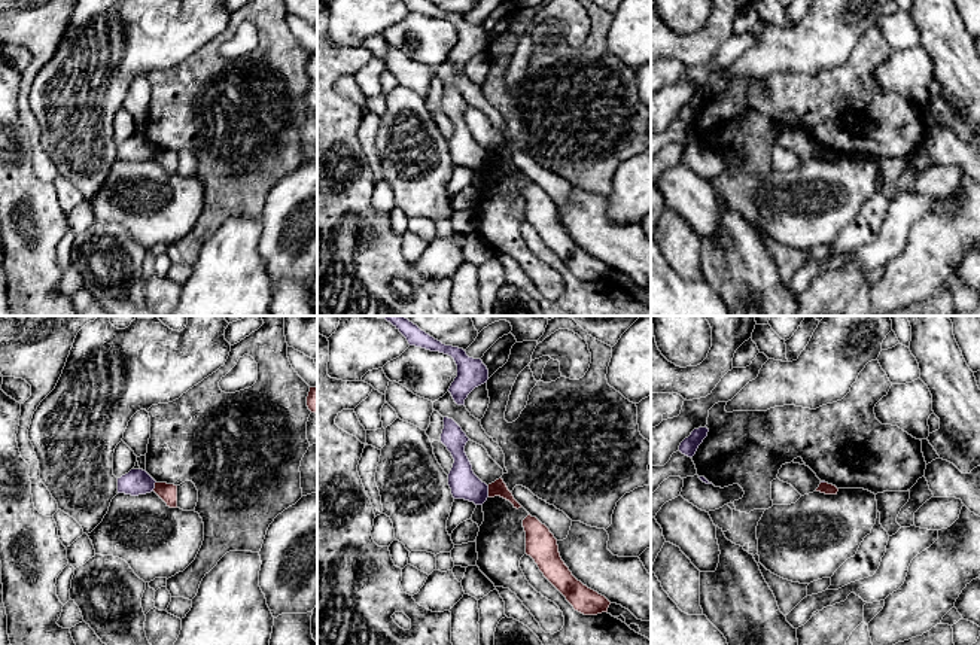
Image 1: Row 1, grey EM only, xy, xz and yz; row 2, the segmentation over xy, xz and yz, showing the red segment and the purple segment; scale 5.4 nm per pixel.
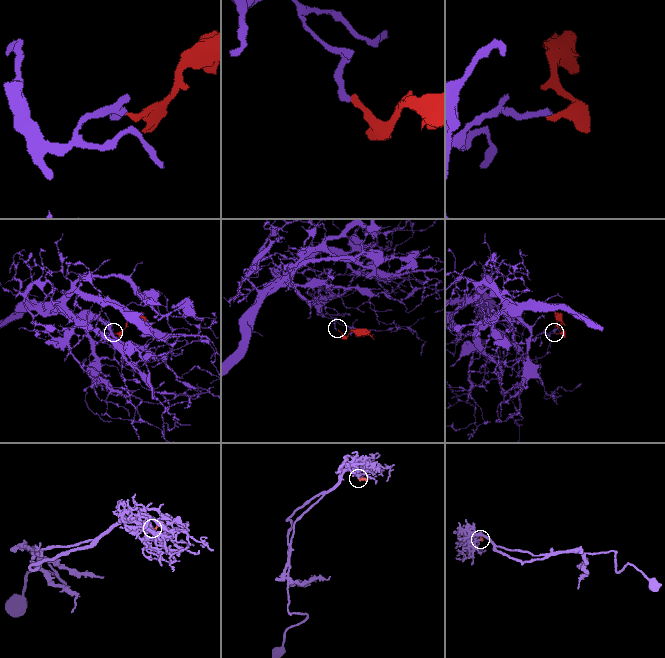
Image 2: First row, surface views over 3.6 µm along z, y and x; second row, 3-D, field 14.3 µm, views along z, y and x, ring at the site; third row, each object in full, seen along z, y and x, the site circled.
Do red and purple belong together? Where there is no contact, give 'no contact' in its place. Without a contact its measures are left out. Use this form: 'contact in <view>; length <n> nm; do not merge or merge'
contact in xz; length 60 nm; do not merge

